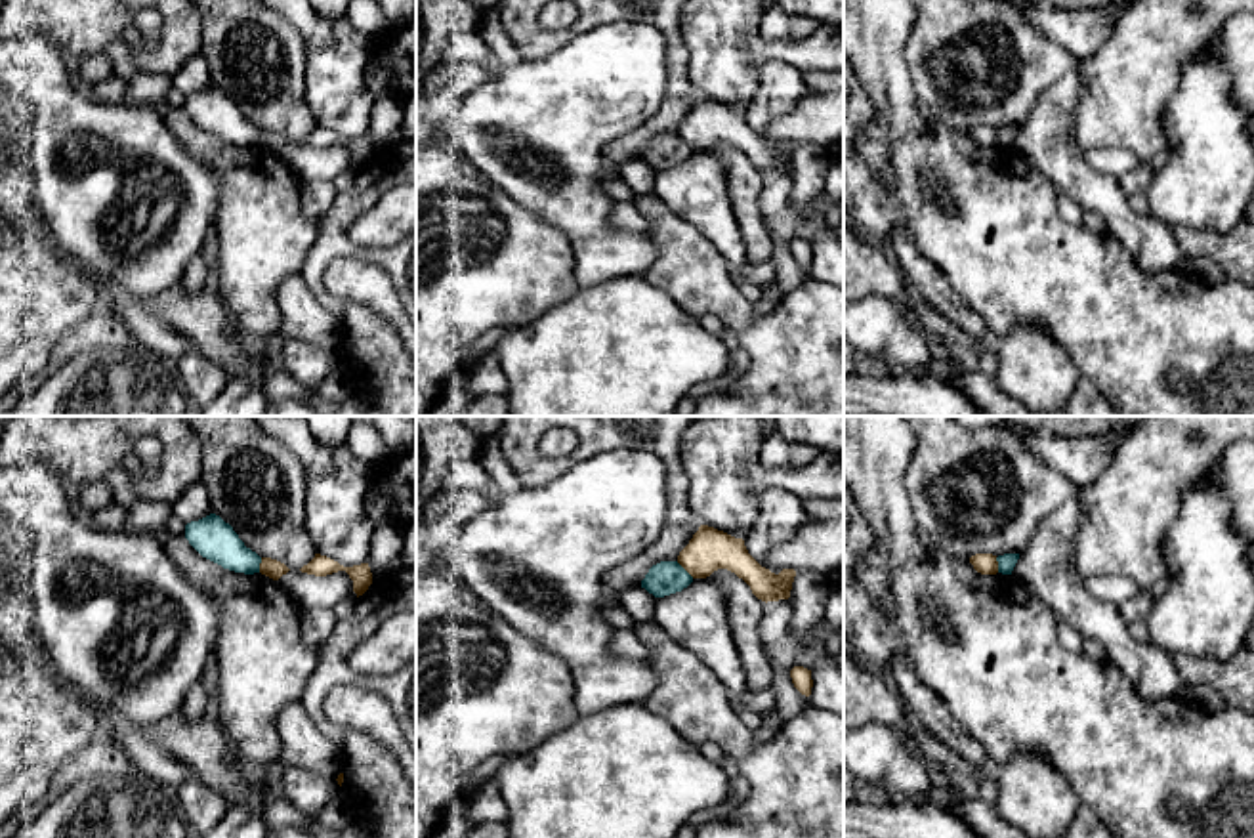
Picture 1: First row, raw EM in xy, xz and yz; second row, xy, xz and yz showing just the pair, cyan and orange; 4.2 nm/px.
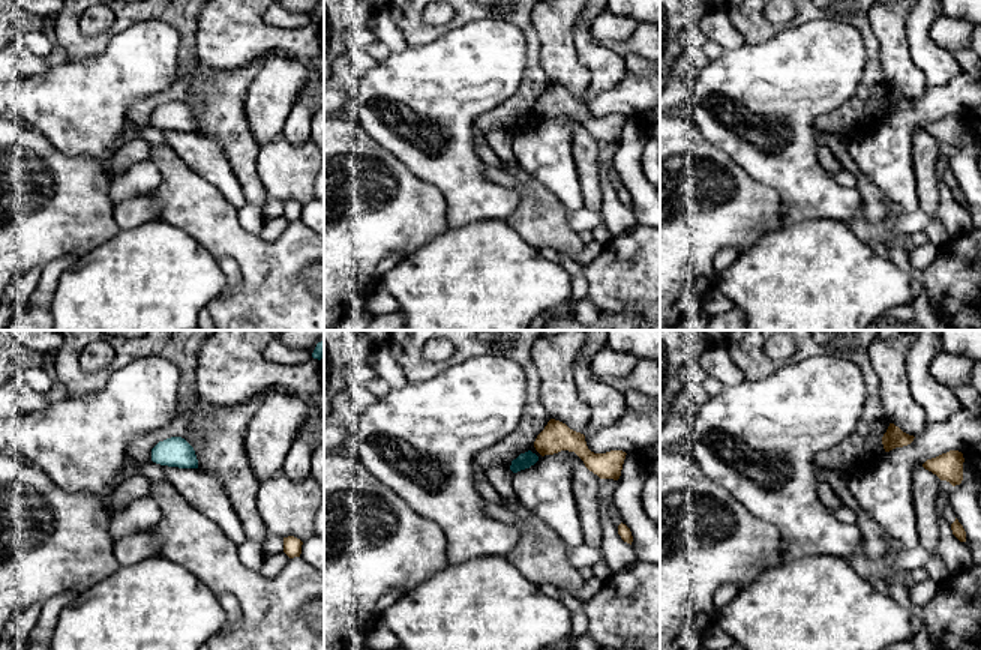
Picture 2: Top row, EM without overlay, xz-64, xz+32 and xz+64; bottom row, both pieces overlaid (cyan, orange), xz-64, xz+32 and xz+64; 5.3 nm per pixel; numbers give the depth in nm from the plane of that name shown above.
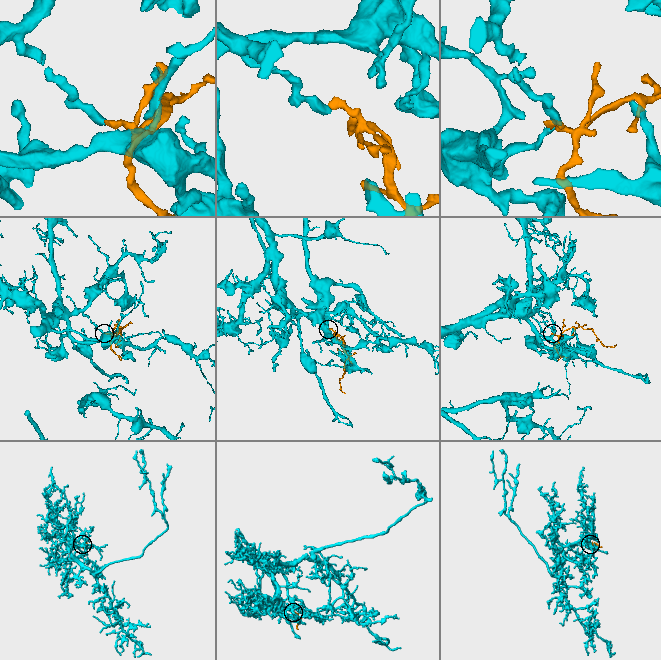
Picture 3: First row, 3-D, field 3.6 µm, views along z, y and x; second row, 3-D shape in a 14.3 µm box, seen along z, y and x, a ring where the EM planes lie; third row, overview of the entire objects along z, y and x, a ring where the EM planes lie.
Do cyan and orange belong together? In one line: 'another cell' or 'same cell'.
another cell

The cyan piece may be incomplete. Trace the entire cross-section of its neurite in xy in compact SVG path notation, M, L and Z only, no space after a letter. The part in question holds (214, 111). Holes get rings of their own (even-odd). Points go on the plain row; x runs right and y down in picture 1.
M216 86L187 95L185 111L202 130L223 141L244 147L260 145L261 130L246 120L233 99Z

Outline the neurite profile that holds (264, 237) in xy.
M162 105L162 115L176 137L219 178L221 197L214 221L219 296L244 332L261 340L279 334L277 290L288 277L302 273L317 241L317 221L307 220L302 212L302 181L277 153L261 145L244 147L223 141L202 130L185 109Z

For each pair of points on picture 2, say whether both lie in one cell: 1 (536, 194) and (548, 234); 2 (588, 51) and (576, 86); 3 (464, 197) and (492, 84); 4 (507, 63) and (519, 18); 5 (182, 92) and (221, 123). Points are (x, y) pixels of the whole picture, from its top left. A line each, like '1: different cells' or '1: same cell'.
1: same cell
2: different cells
3: same cell
4: different cells
5: different cells

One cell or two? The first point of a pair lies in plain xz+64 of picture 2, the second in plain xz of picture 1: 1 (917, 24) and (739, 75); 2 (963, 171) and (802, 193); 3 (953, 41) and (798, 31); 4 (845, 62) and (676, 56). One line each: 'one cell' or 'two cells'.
1: two cells
2: one cell
3: one cell
4: two cells

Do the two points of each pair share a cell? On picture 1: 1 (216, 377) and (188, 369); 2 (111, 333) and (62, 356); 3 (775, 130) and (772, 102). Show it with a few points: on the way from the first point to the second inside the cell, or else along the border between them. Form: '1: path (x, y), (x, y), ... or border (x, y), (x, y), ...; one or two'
1: path (208, 377), (195, 373); one
2: path (100, 333), (88, 333), (73, 344); one
3: border (810, 94), (779, 115), (760, 136); two

